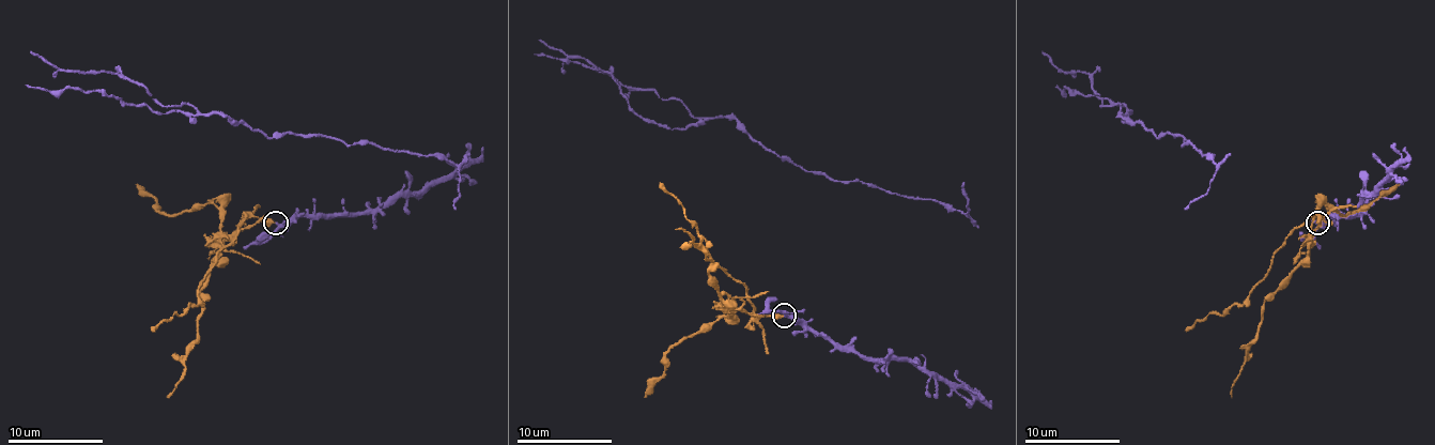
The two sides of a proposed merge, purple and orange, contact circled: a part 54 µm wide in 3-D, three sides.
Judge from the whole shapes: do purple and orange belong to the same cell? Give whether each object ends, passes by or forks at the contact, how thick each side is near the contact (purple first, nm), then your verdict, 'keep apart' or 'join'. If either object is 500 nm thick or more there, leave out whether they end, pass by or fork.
purple forks there; orange ends there; 190 nm thick on the purple side, 420 nm on the other; keep apart

